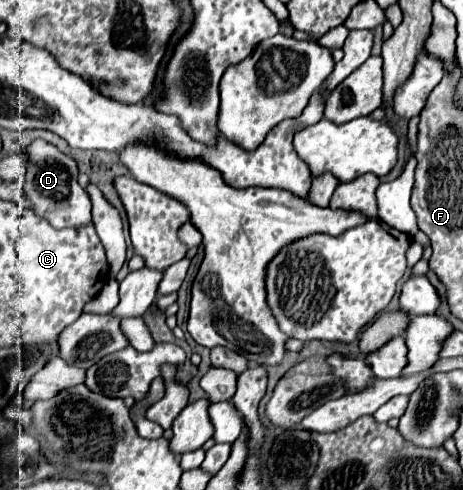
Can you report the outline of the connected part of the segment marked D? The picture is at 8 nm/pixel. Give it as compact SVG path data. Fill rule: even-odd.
M35 139L27 147L25 155L27 155L27 171L19 179L19 183L25 189L25 197L29 201L31 211L37 217L45 219L49 225L53 225L55 229L83 225L85 221L91 221L89 195L77 183L77 175L79 175L77 161L71 159L69 155L61 153L55 145L43 141L43 139Z

